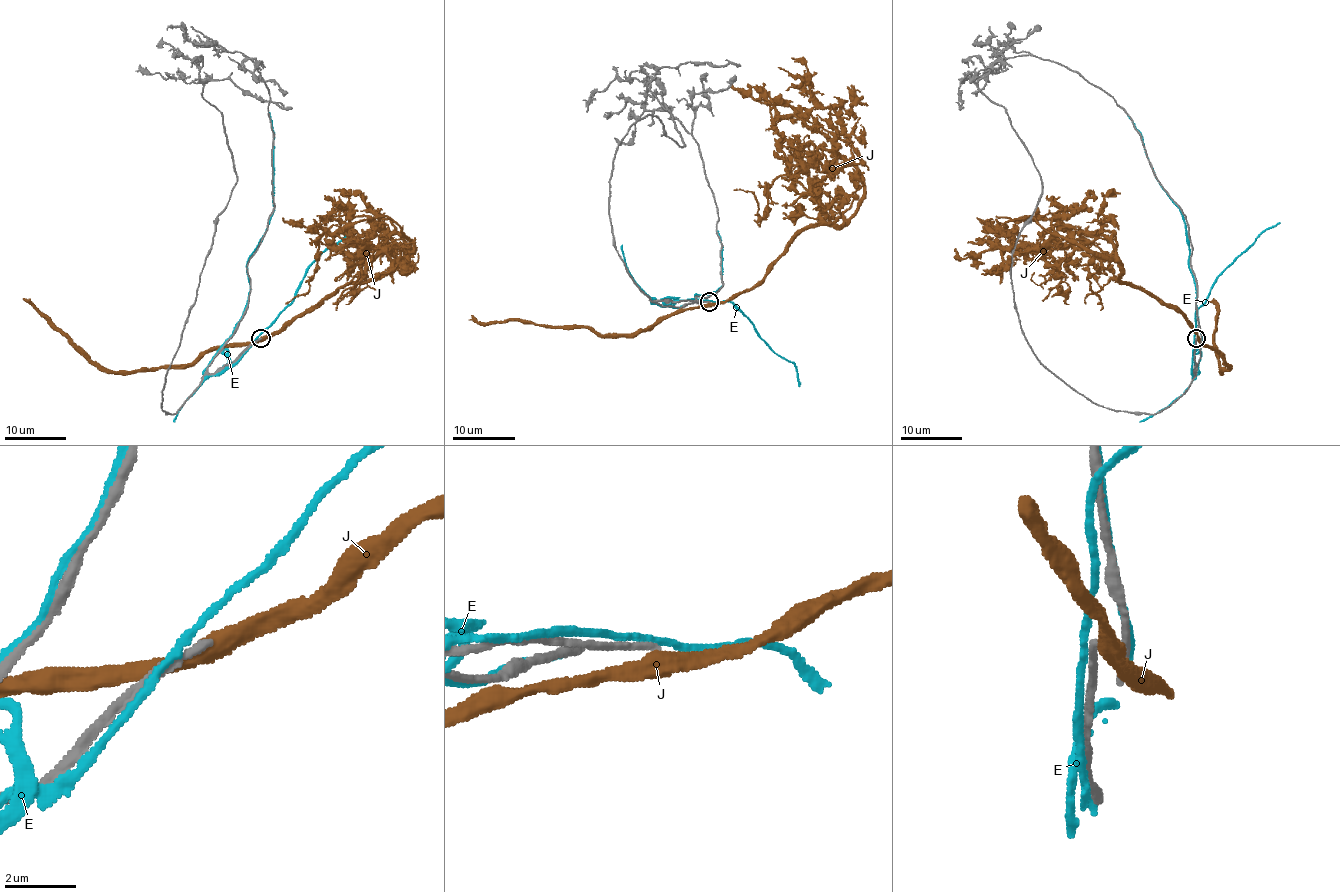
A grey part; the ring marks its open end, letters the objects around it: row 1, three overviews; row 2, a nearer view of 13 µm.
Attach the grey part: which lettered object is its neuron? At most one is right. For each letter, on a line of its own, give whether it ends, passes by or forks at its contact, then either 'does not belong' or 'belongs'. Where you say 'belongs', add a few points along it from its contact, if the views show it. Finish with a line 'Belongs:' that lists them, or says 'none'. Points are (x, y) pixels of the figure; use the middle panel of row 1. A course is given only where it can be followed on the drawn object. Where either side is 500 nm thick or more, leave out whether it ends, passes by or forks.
E: it passes by | does not belong
J: it passes by | does not belong
Belongs: none

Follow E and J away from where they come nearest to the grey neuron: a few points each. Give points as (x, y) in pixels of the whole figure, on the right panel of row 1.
E: (1194, 341), (1194, 363), (1202, 334), (1186, 229), (1179, 206), (1156, 177), (1142, 134), (1125, 112)
J: (1196, 338), (1173, 306), (1120, 280), (1107, 257), (1056, 234), (1039, 246), (1014, 245), (976, 217)

